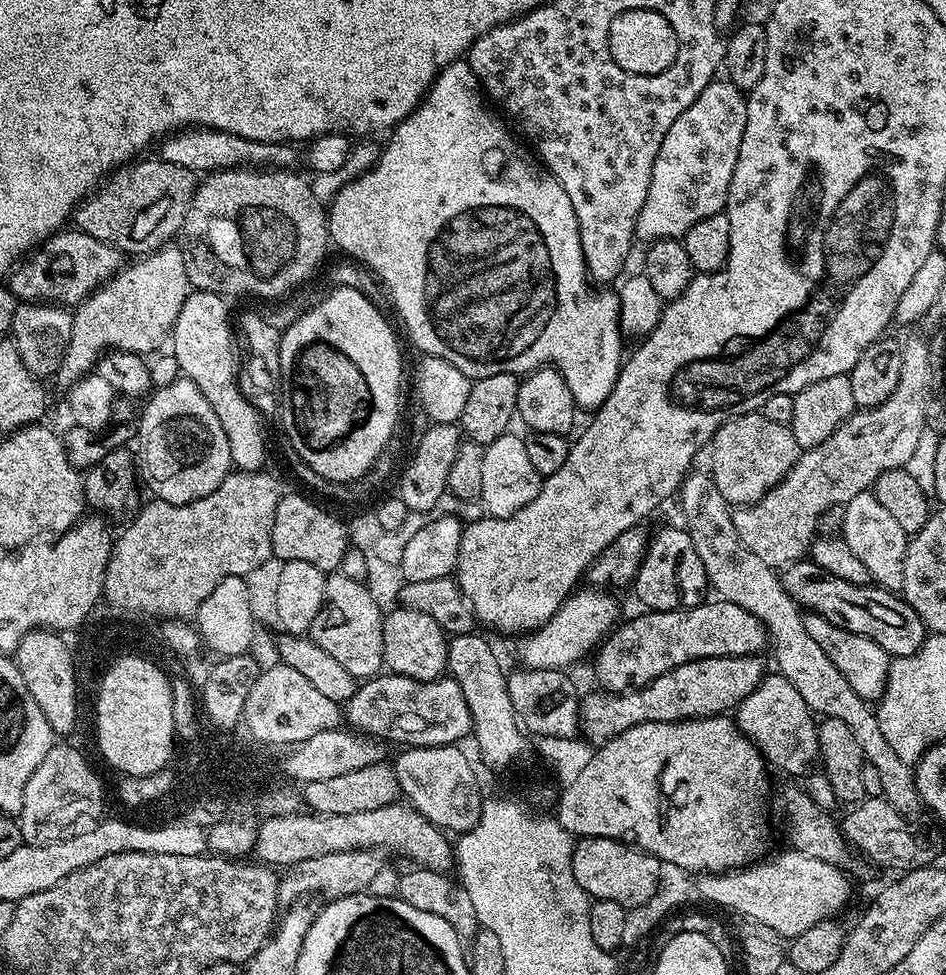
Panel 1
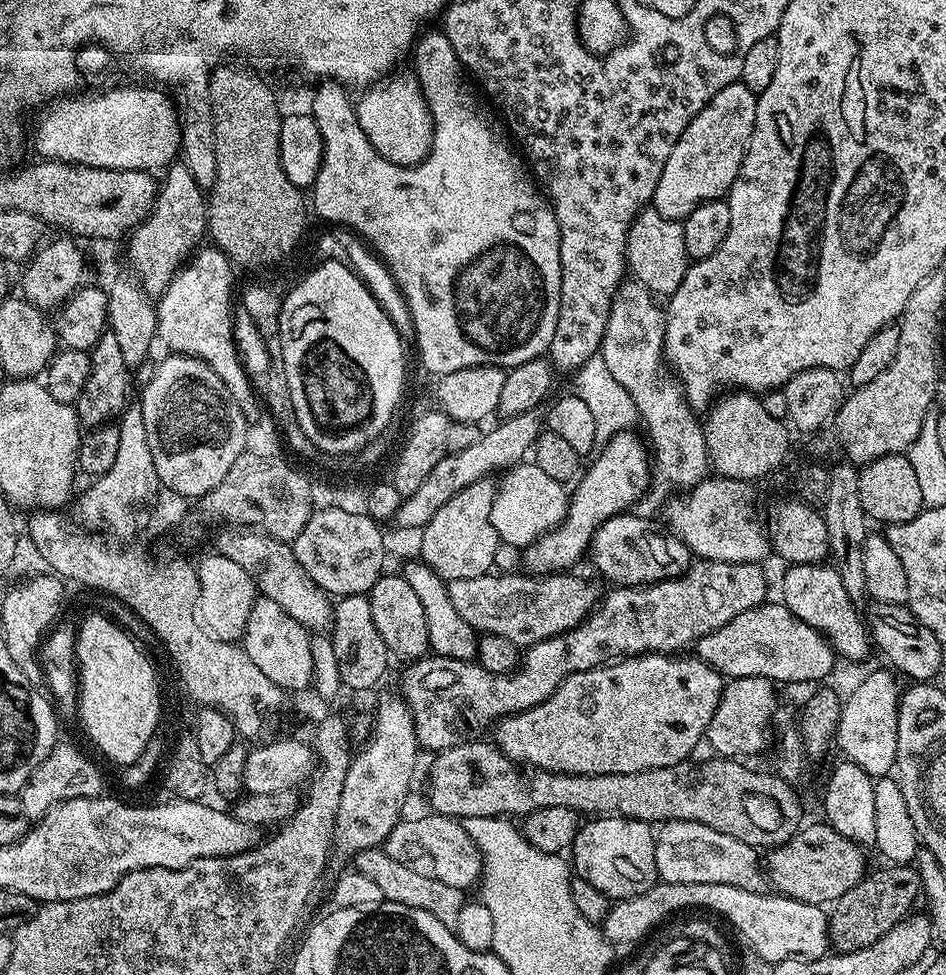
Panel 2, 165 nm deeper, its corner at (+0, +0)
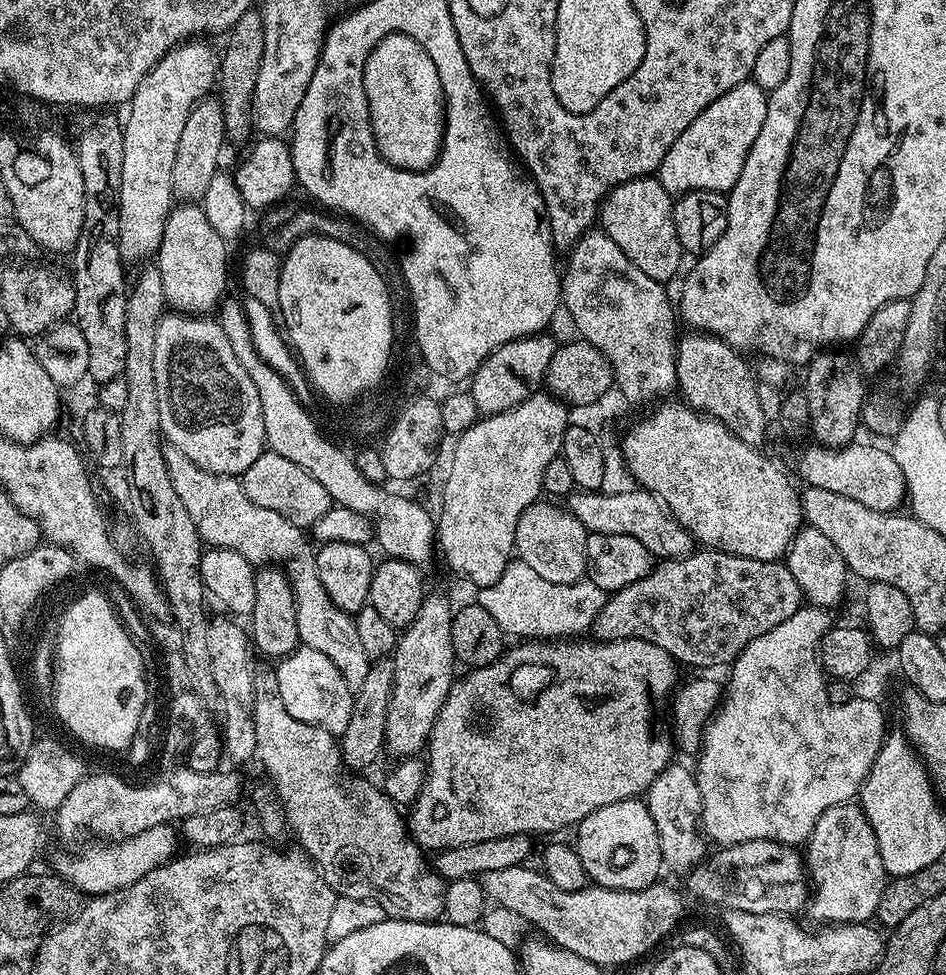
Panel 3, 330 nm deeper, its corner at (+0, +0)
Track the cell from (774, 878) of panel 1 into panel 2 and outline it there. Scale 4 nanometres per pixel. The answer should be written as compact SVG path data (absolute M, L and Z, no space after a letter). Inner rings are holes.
M666 820L655 833L656 874L666 884L725 884L759 889L762 864L756 861L757 849L730 838L697 820Z

